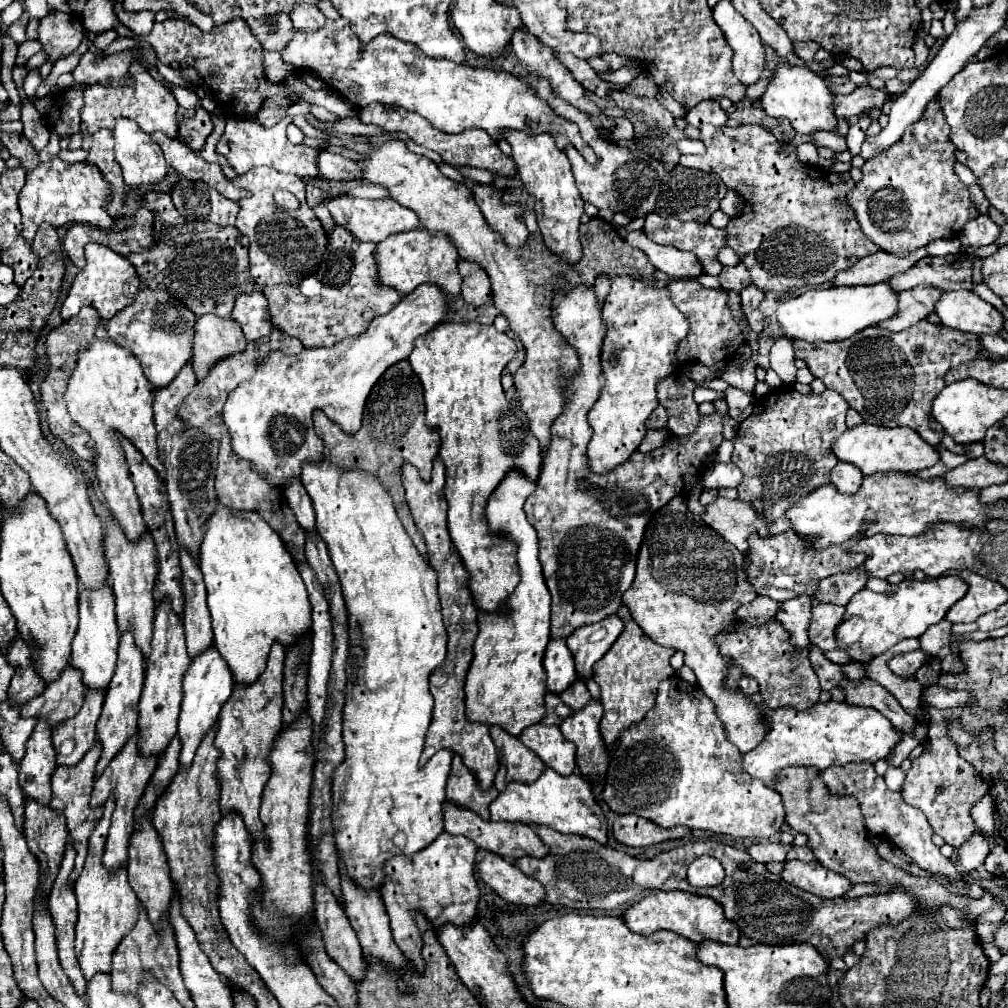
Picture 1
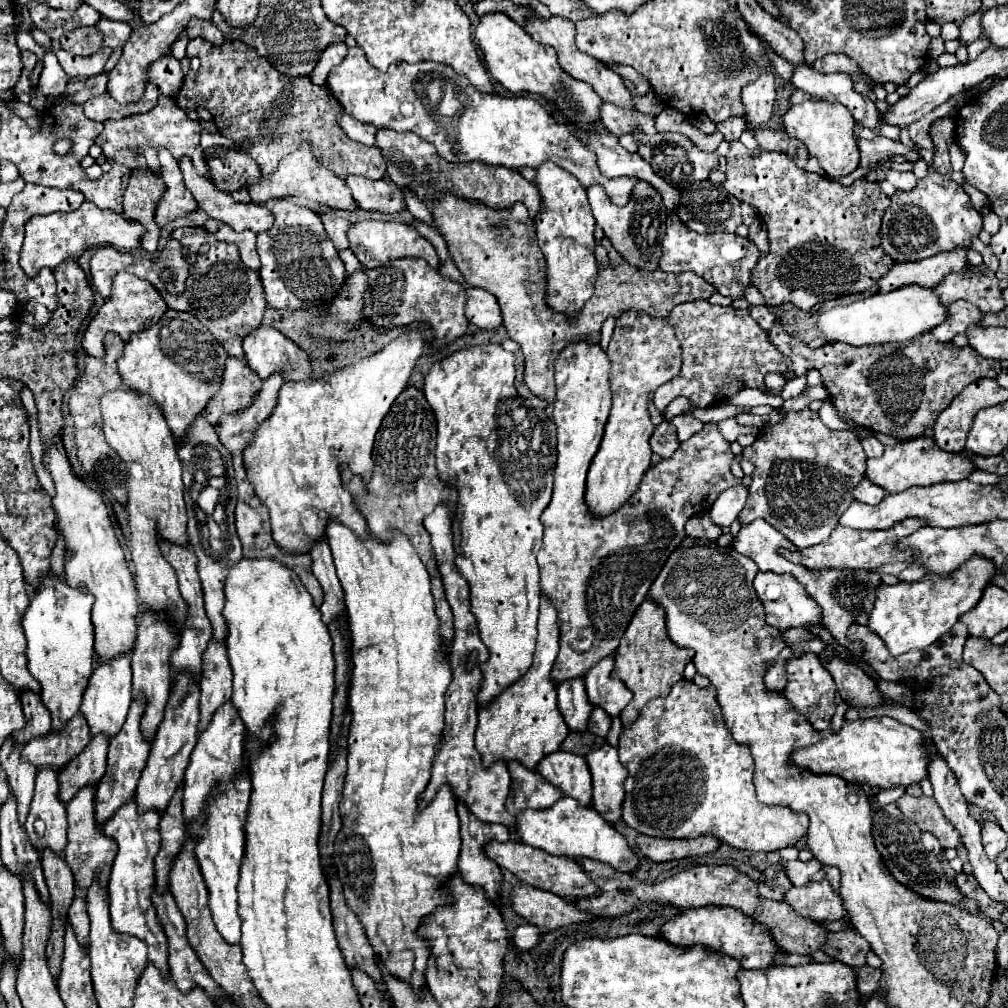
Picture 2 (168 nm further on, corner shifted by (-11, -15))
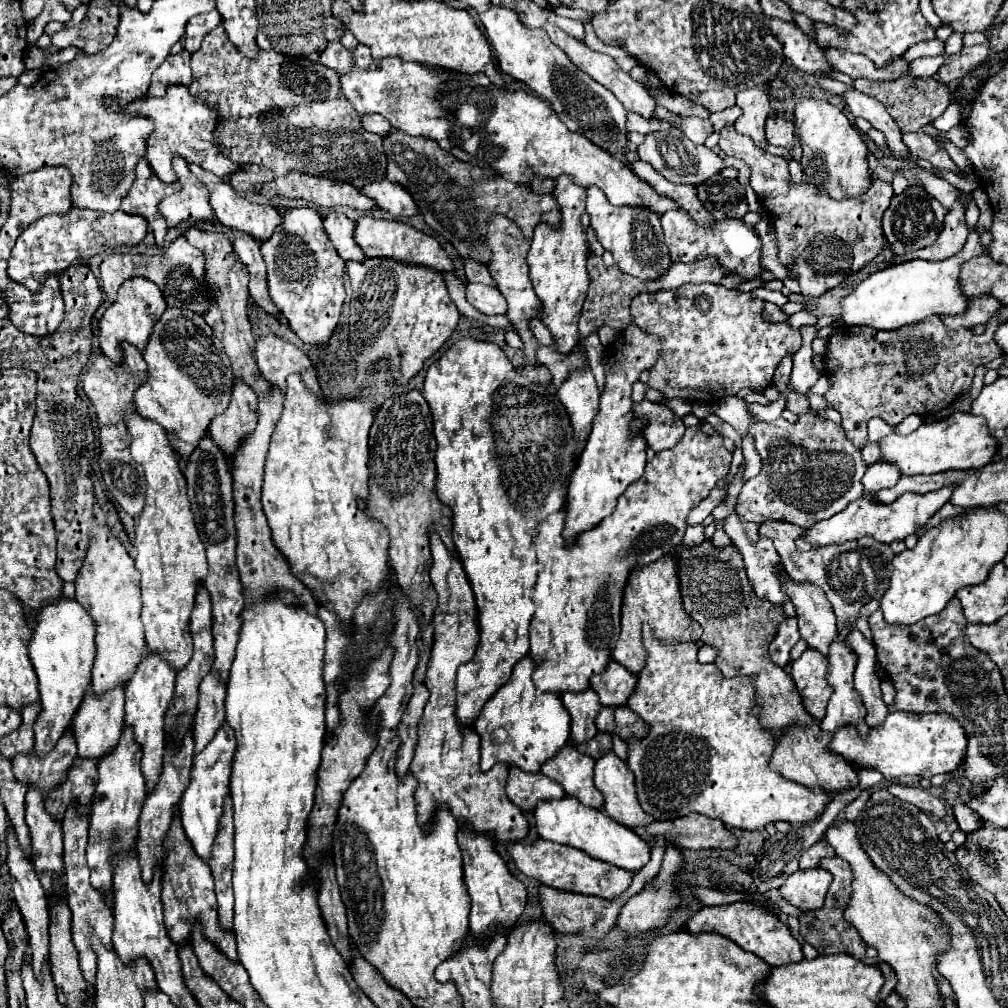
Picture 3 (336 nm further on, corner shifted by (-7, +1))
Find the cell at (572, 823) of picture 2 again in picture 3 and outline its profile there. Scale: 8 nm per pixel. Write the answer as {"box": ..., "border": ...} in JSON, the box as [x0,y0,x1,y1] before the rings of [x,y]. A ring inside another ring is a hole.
{"box":[535,796,651,872],"border":[[[573,796],[539,802],[535,810],[535,820],[537,820],[537,832],[541,838],[555,844],[565,844],[565,846],[583,850],[595,860],[603,860],[607,864],[613,864],[629,872],[637,872],[649,862],[651,848],[643,838],[639,838],[633,830],[617,824],[603,810],[593,810],[589,806],[583,806]]]}

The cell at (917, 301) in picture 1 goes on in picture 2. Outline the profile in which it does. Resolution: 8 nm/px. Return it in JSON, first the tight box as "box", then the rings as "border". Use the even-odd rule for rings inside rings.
{"box":[931,300,983,342],"border":[[[963,300],[951,302],[951,304],[947,304],[947,320],[943,324],[935,326],[931,330],[931,336],[935,336],[939,342],[951,342],[951,338],[955,334],[965,332],[965,328],[971,322],[979,322],[981,318],[983,318],[983,314],[979,312],[977,306],[963,302]]]}

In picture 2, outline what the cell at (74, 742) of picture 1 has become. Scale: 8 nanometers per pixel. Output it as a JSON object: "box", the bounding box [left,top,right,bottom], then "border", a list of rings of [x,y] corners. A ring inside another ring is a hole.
{"box":[59,736,107,802],"border":[[[93,736],[81,756],[77,760],[71,760],[71,764],[59,772],[61,802],[69,802],[83,786],[97,784],[103,778],[107,766],[107,746],[107,736]]]}

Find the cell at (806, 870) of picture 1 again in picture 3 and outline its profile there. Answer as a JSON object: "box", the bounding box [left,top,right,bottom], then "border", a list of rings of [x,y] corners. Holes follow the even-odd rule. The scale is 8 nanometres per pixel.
{"box":[779,868,831,910],"border":[[[811,868],[797,870],[793,876],[785,880],[785,884],[779,890],[781,896],[799,910],[815,910],[823,906],[829,884],[831,872],[827,872],[825,868]]]}

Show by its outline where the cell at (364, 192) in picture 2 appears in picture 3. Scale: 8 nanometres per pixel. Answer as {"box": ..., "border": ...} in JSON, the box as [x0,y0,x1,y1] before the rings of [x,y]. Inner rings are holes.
{"box":[361,180,415,216],"border":[[[379,180],[361,190],[365,196],[373,198],[381,210],[391,212],[393,216],[415,216],[415,200],[403,190],[403,186],[389,180]]]}

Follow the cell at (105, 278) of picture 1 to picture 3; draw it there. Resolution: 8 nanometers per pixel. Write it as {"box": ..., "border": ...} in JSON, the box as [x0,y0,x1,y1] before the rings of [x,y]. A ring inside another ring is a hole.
{"box":[99,278,167,364],"border":[[[131,278],[127,282],[123,282],[123,286],[119,288],[119,294],[117,294],[117,302],[107,308],[105,316],[99,322],[99,346],[101,346],[103,354],[107,354],[107,358],[113,364],[123,364],[125,356],[123,356],[121,342],[129,342],[143,352],[143,348],[147,346],[147,340],[151,336],[151,328],[153,328],[155,320],[159,320],[159,316],[165,312],[165,308],[167,308],[165,298],[153,282],[149,282],[145,278]]]}

